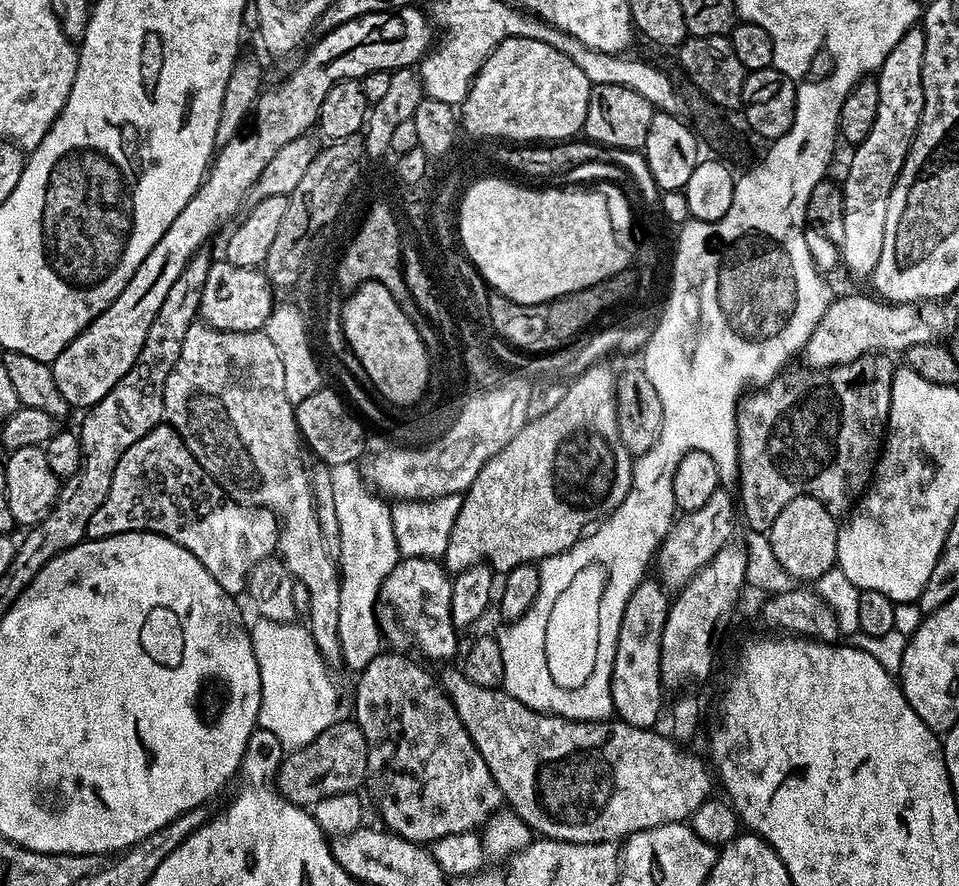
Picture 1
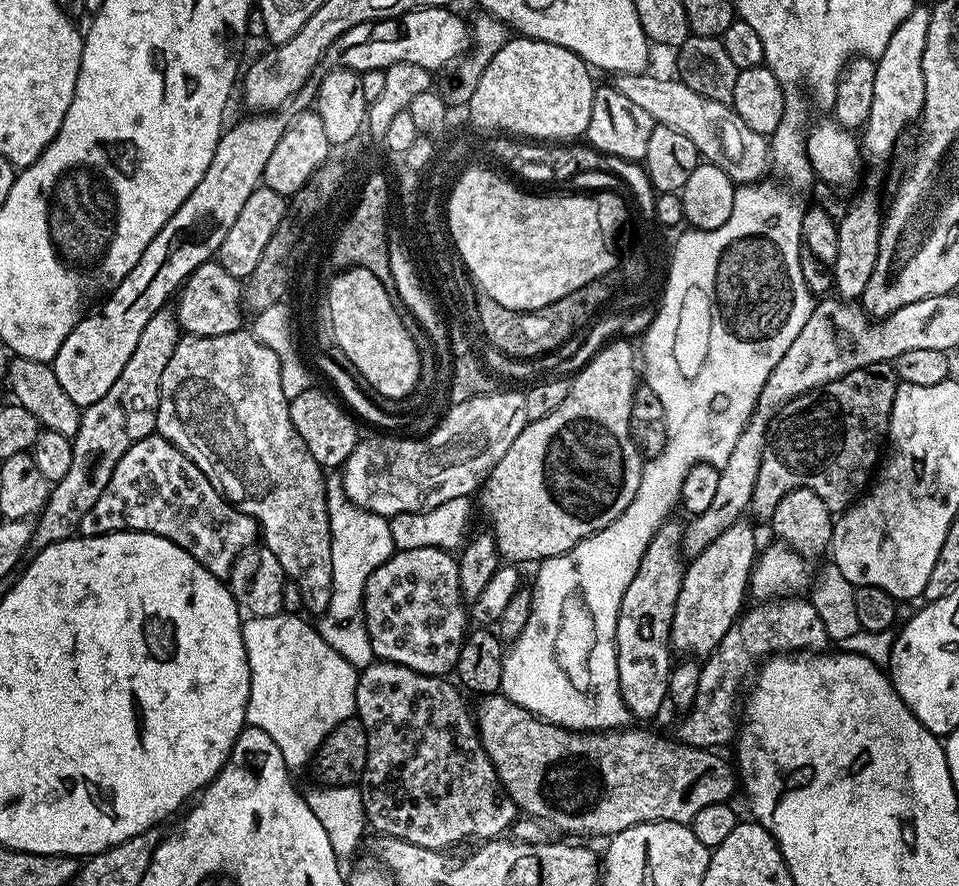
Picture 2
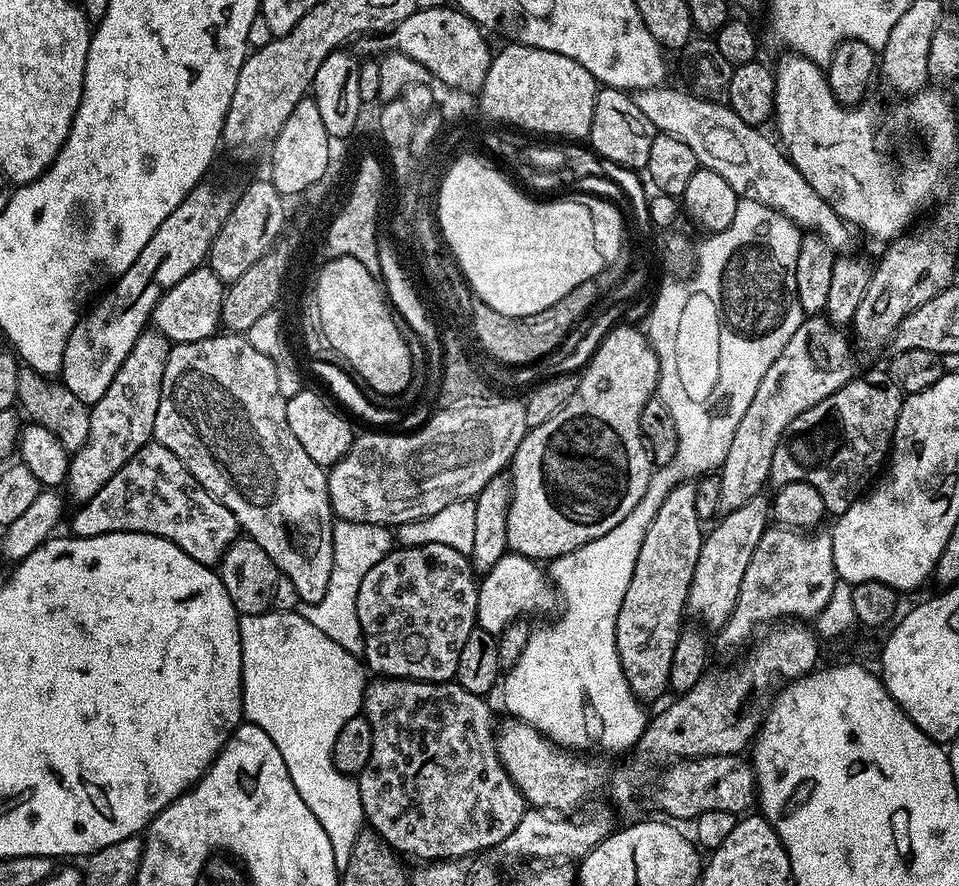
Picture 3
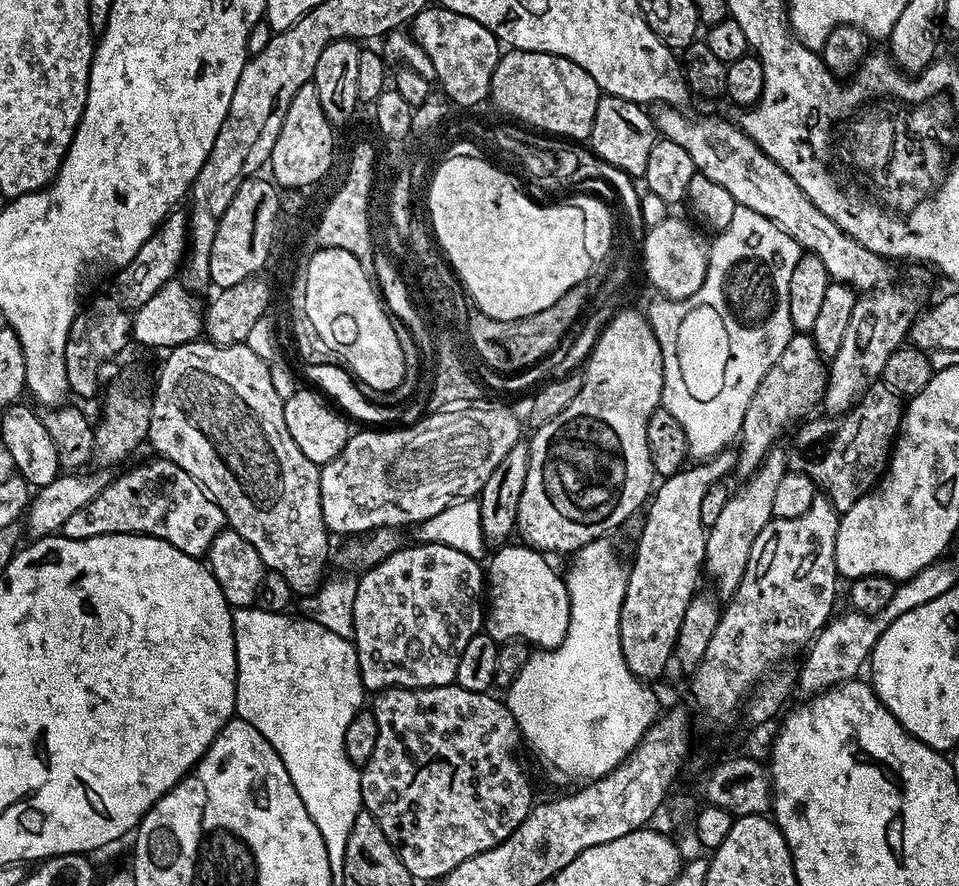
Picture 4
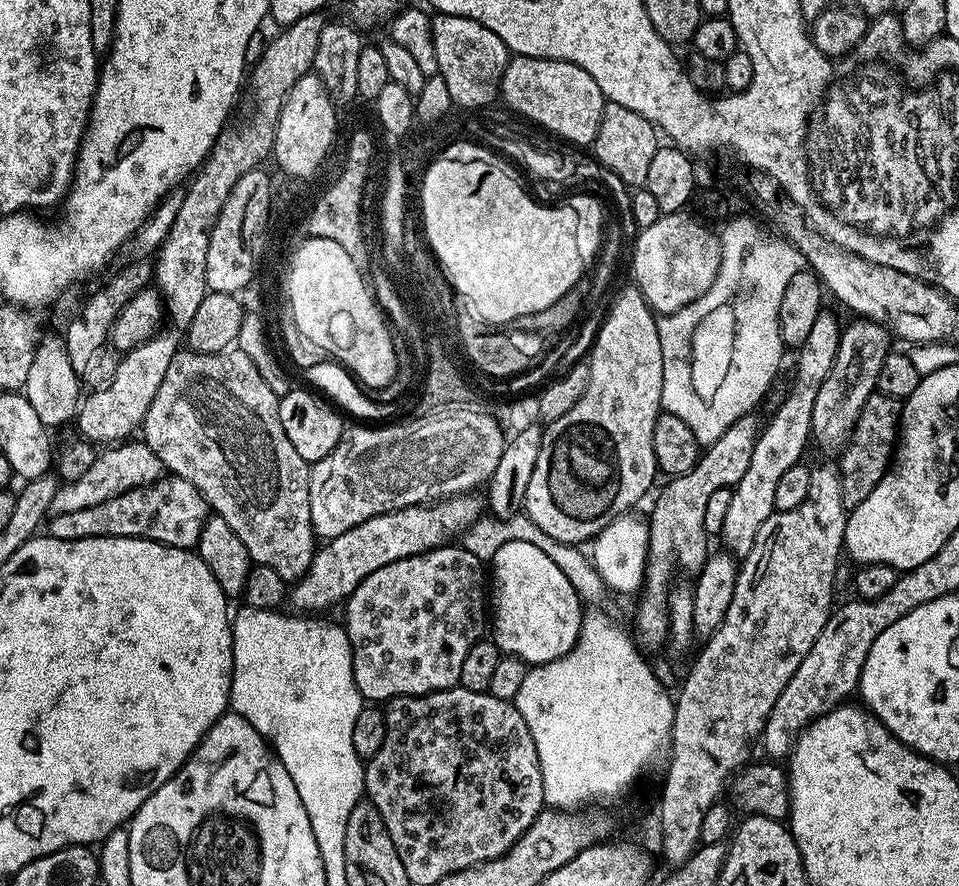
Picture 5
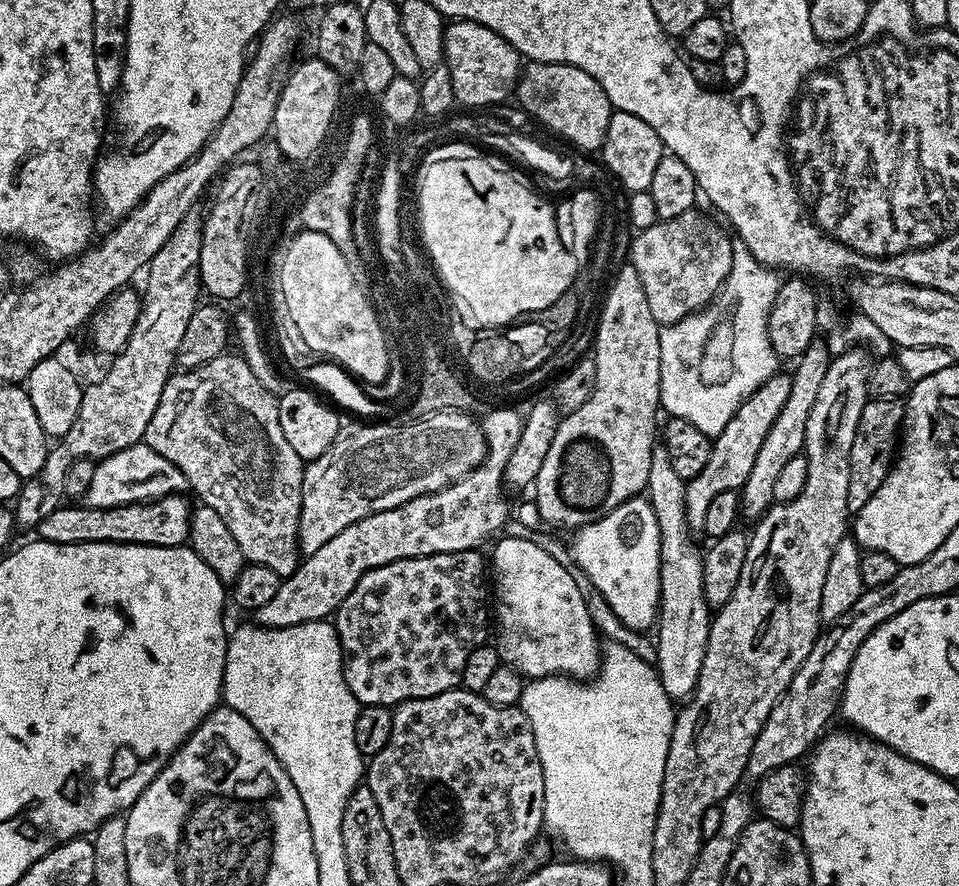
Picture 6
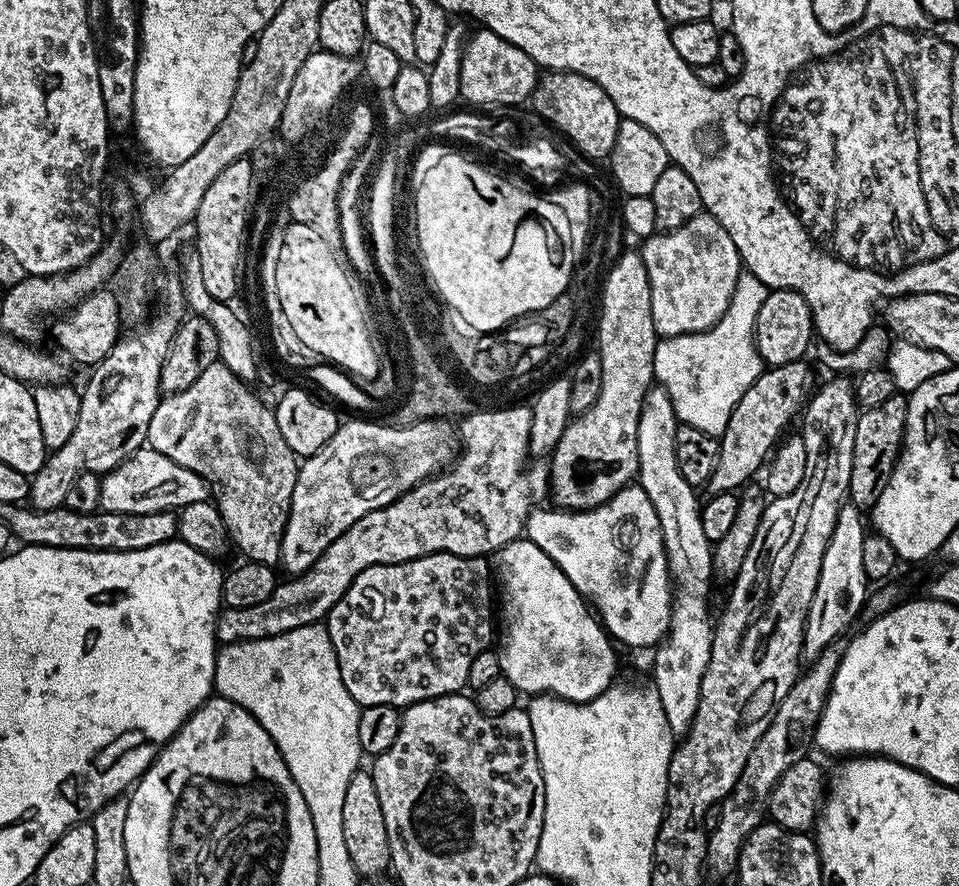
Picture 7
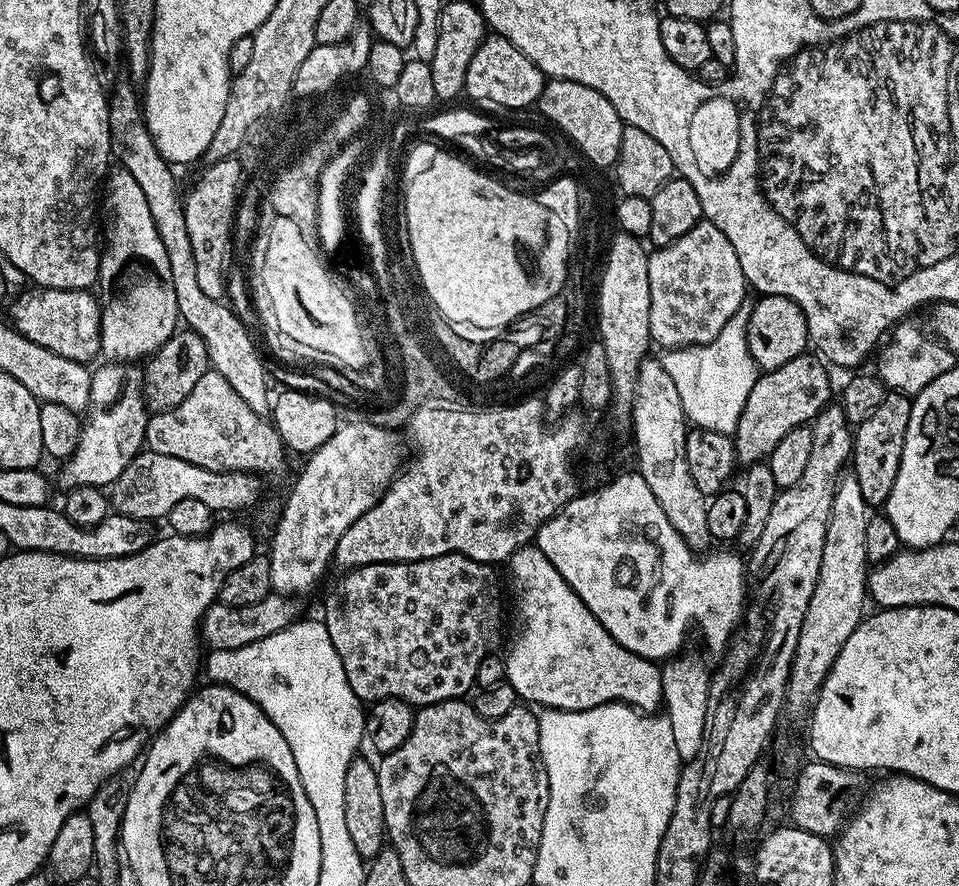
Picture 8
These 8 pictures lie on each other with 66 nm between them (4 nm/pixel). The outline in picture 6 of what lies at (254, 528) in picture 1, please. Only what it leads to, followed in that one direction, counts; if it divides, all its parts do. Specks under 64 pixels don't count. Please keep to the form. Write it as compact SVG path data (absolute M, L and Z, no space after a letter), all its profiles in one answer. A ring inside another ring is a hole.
M180 494L163 496L157 500L148 500L145 504L127 504L121 508L67 508L61 506L54 514L42 518L38 529L39 539L59 544L81 544L82 542L114 542L115 544L149 544L150 546L166 546L167 548L181 547L188 539L190 522L192 521L193 505L184 501Z

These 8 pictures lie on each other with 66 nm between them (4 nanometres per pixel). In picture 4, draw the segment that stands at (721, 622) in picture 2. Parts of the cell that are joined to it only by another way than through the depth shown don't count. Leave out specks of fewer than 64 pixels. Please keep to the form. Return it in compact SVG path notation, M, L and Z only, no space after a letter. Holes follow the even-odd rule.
M774 446L764 455L759 468L740 485L740 490L731 493L723 506L721 516L714 521L714 526L707 529L706 558L704 566L707 575L716 579L715 591L721 597L731 598L742 582L742 574L746 574L746 562L750 562L750 550L754 546L754 538L762 534L764 527L774 519L774 497L778 482L790 471L788 453L780 446Z

